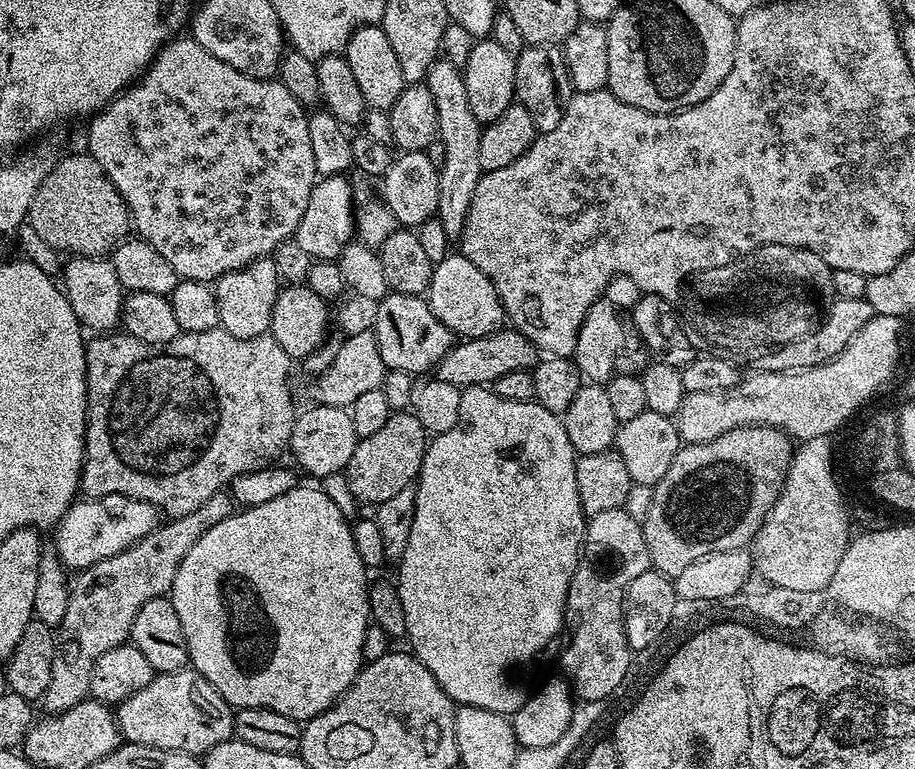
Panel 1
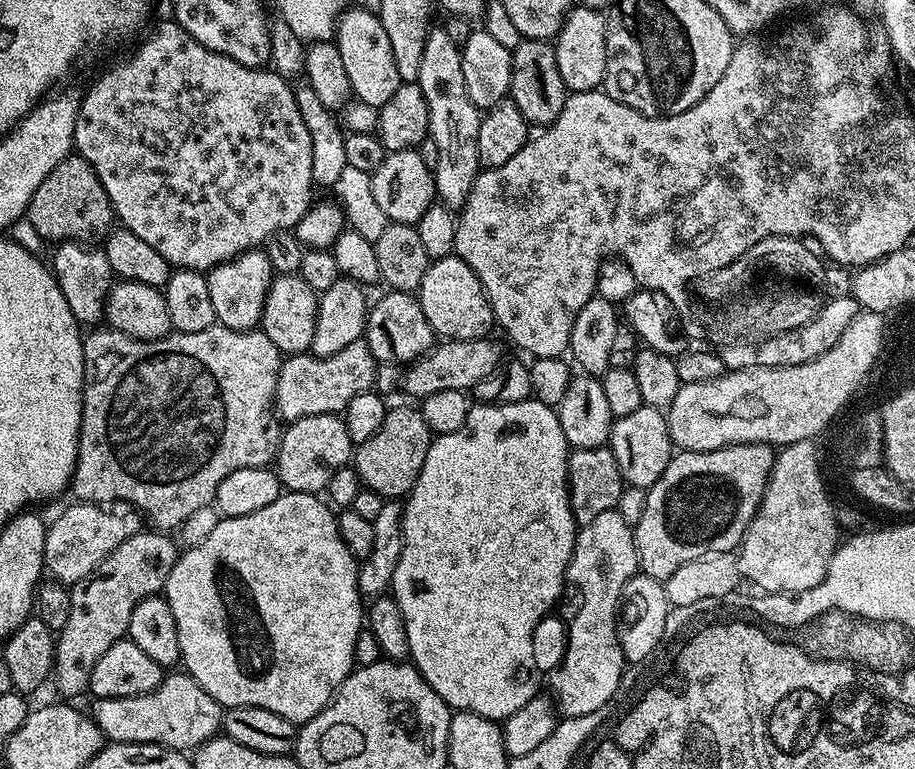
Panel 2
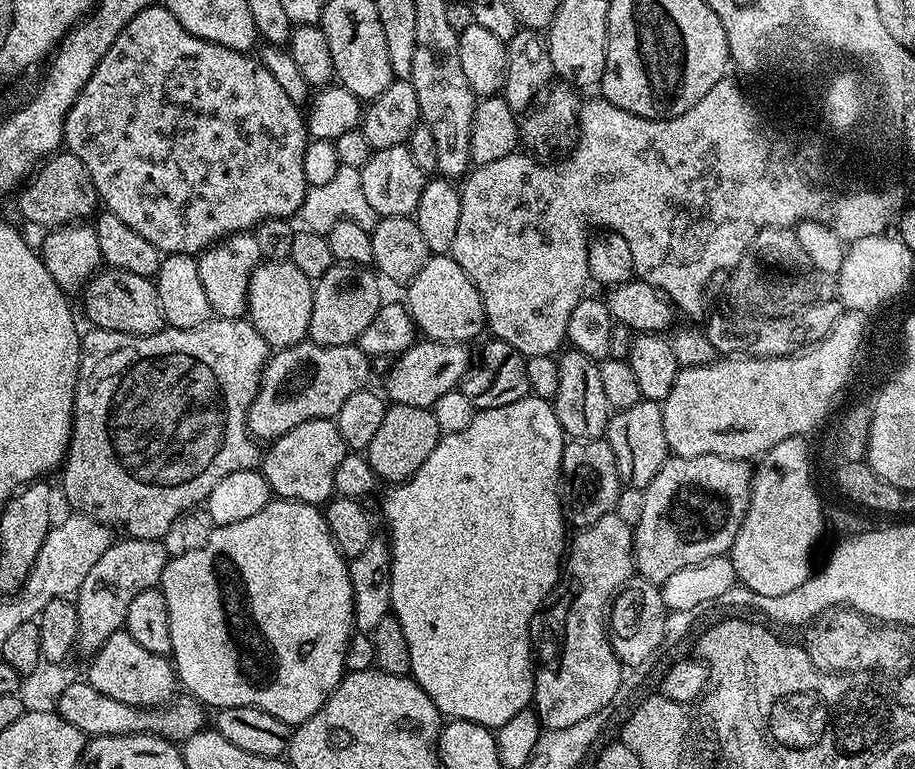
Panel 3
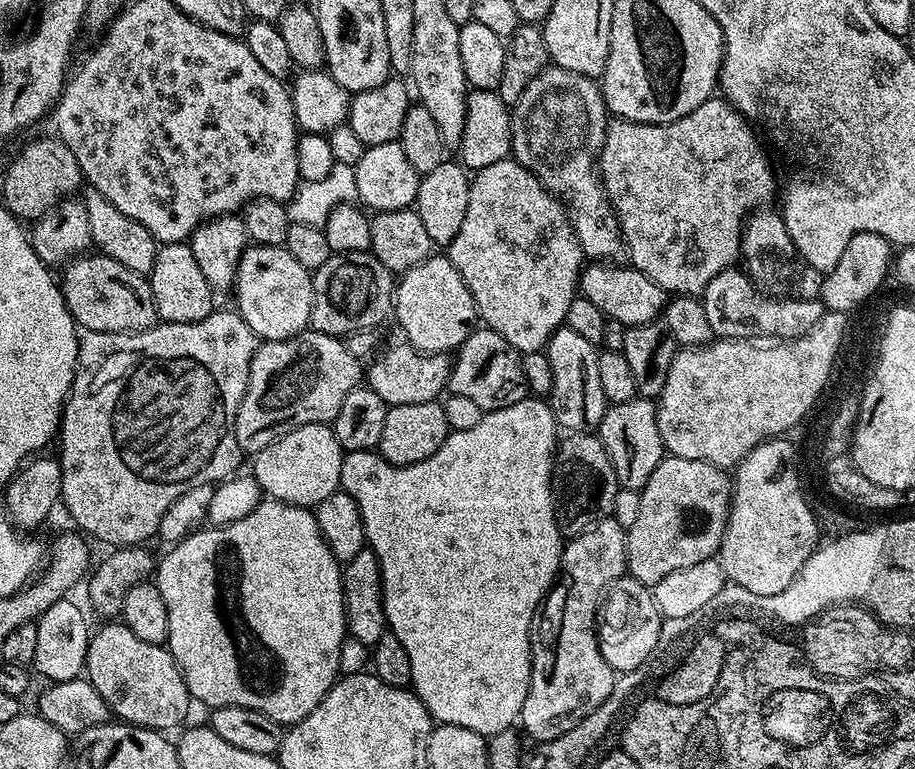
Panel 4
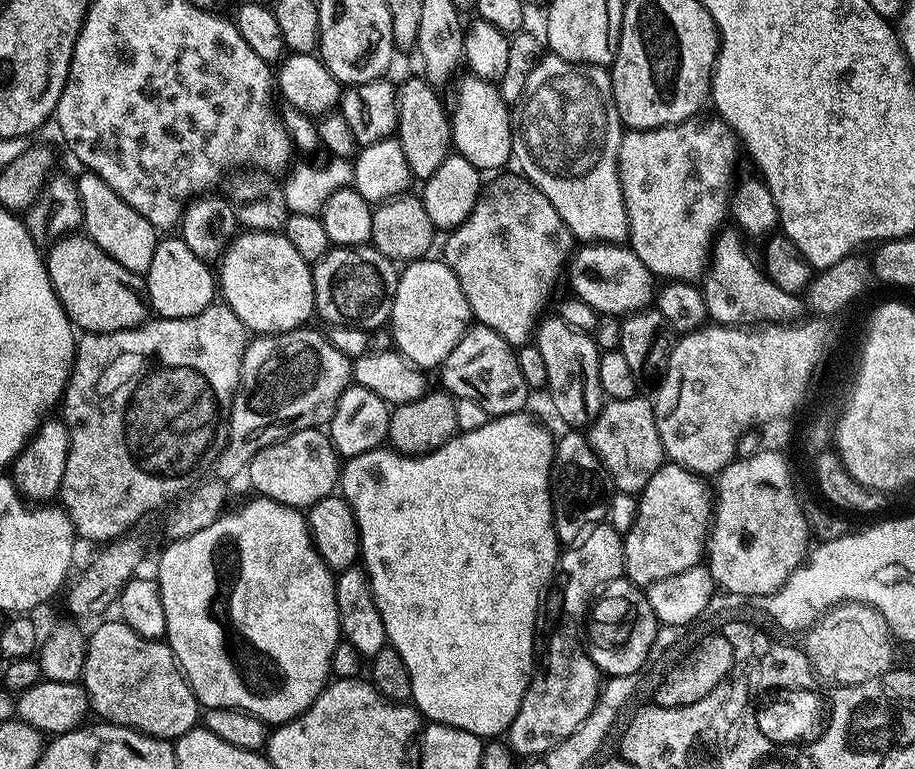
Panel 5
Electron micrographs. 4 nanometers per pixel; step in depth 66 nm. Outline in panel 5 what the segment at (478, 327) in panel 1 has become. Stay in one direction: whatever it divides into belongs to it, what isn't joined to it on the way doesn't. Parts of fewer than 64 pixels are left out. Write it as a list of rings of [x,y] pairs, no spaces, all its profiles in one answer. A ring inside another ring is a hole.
[[[432,259],[414,260],[403,265],[390,317],[395,351],[425,370],[439,369],[474,320],[454,270],[450,270],[443,259]]]

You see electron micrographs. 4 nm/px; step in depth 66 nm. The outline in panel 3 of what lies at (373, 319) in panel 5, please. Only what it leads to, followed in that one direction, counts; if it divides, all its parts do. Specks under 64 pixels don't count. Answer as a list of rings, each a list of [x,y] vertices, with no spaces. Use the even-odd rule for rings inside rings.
[[[338,262],[332,266],[330,270],[315,281],[312,296],[312,308],[310,316],[310,326],[308,327],[309,341],[313,344],[338,346],[355,343],[359,336],[373,321],[374,315],[380,309],[384,297],[380,294],[379,277],[365,265],[345,264]]]

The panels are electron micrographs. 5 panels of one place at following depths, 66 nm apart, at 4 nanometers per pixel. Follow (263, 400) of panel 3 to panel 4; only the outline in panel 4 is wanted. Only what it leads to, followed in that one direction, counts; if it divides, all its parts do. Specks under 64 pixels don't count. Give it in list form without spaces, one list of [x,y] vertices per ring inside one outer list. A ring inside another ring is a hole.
[[[305,330],[285,340],[261,343],[250,362],[246,394],[236,415],[241,453],[261,452],[270,442],[298,426],[331,425],[338,418],[338,410],[342,410],[342,402],[346,402],[346,394],[361,384],[361,357],[350,354],[347,343],[339,336]]]

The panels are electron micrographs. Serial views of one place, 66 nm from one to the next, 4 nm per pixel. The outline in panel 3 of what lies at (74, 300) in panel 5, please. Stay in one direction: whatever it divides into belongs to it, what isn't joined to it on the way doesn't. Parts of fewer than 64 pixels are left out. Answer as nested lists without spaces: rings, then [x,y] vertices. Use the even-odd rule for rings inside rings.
[[[105,267],[96,273],[82,293],[84,312],[89,325],[111,332],[125,332],[131,336],[149,336],[165,328],[162,302],[155,283],[149,277],[124,272],[120,268]]]

